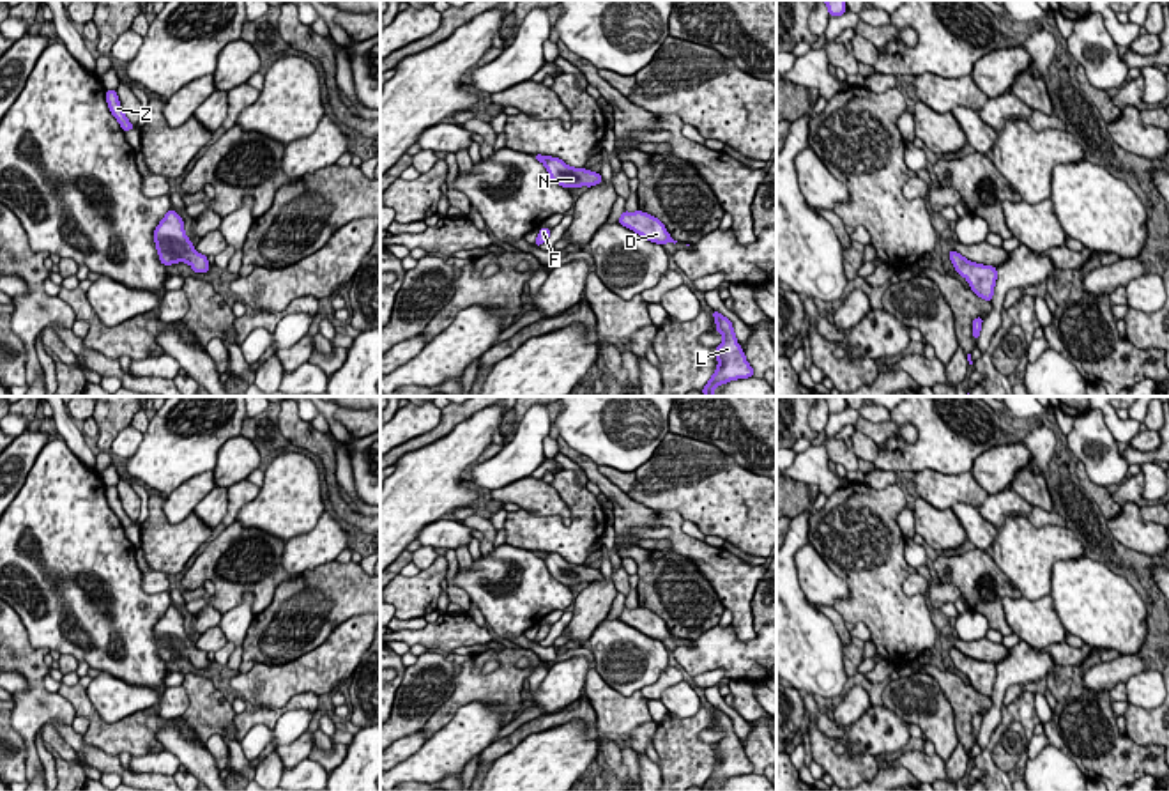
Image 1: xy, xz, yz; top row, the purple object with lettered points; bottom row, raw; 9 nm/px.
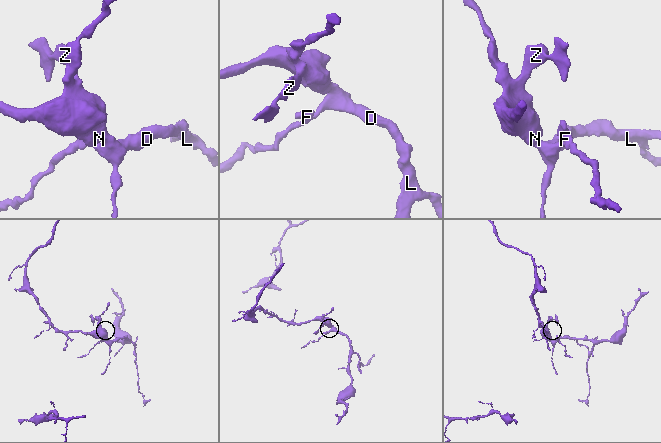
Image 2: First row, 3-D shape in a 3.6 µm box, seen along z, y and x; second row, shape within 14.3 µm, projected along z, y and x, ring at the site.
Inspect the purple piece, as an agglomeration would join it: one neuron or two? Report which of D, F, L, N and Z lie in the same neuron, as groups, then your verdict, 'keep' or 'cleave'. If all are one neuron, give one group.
D F L N Z; keep

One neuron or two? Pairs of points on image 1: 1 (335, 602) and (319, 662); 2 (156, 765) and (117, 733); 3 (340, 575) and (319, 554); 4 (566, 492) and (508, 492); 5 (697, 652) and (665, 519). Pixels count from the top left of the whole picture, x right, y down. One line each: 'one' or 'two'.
1: two
2: two
3: two
4: two
5: two

